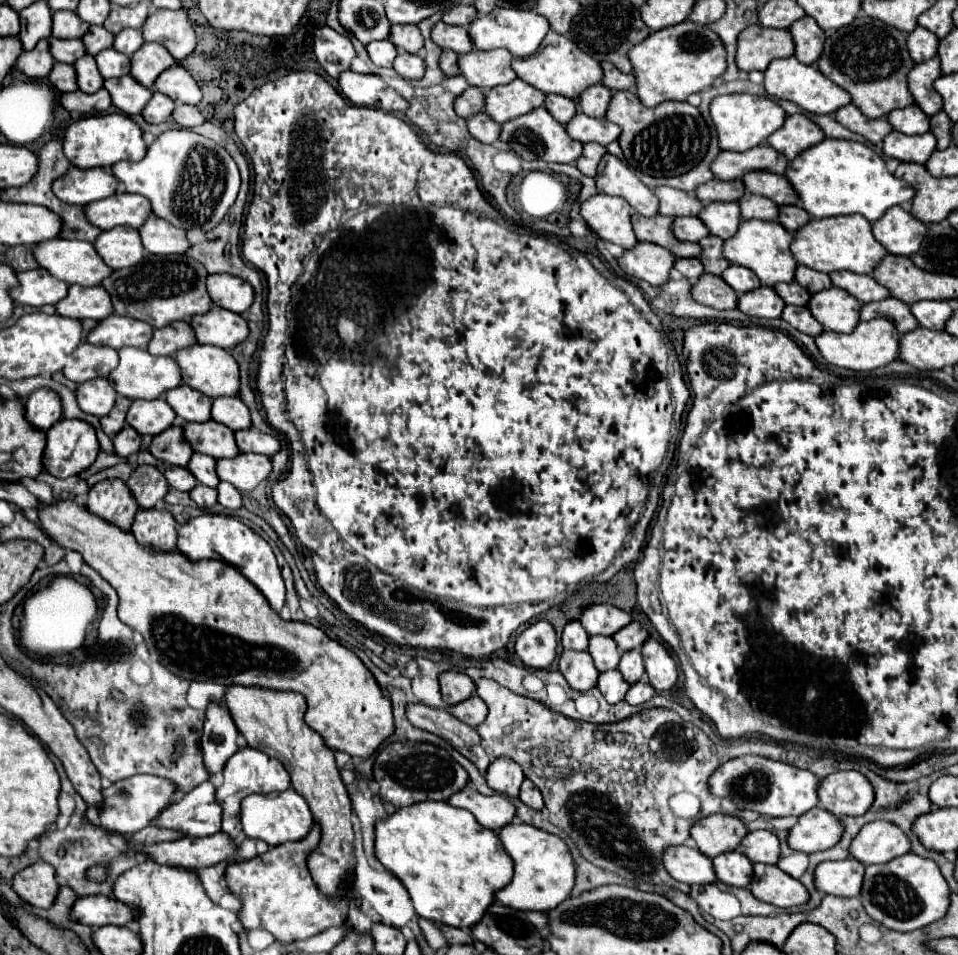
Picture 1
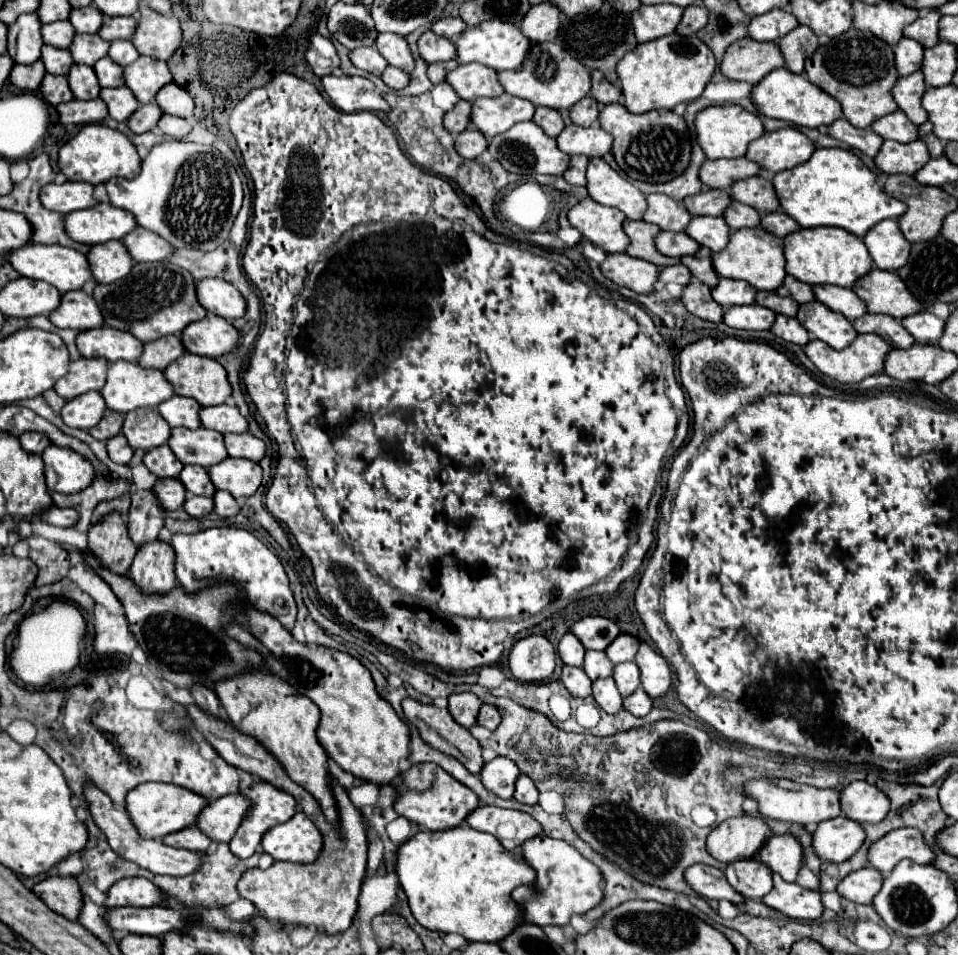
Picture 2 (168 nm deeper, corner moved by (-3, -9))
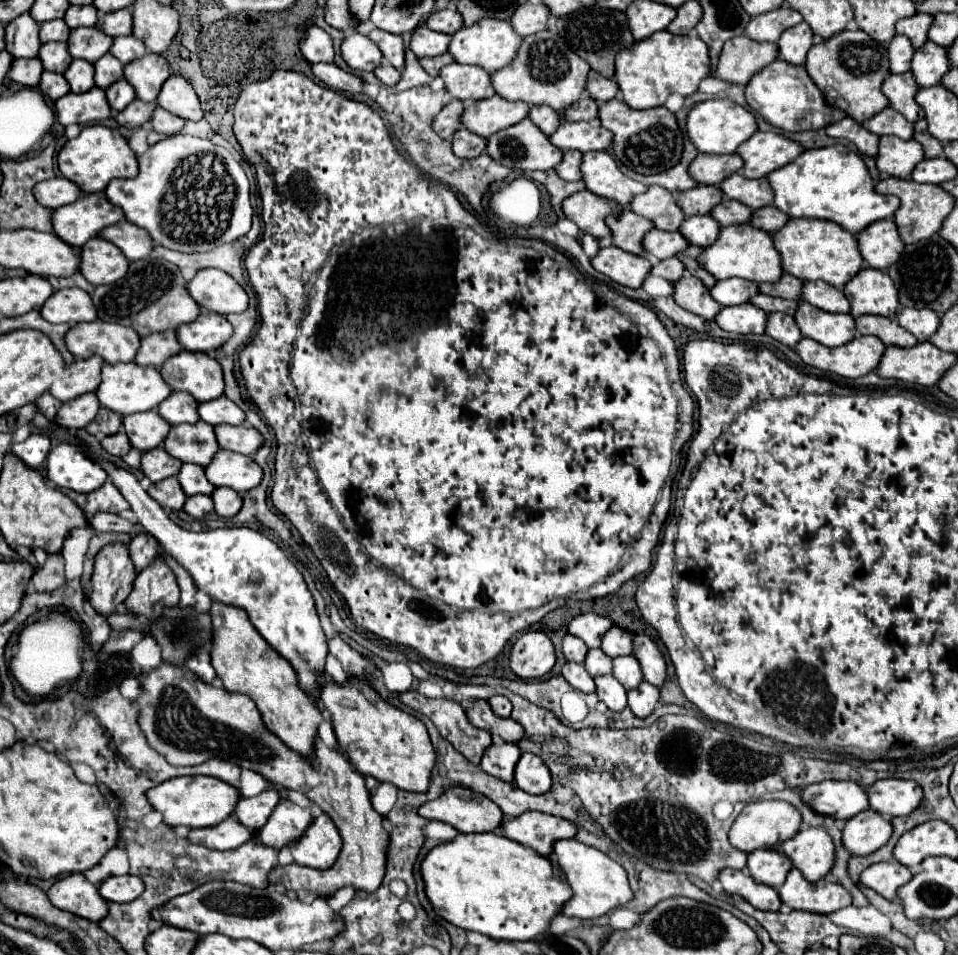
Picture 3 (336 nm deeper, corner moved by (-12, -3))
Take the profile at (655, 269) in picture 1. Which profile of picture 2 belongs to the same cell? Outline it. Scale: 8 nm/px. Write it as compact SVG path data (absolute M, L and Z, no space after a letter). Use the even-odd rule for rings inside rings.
M608 253L600 265L600 271L620 287L636 293L652 293L652 285L658 279L660 269L648 261L626 257L624 253Z

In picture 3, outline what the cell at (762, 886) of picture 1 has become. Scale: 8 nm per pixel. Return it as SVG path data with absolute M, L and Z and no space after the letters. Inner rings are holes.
M797 869L789 871L783 887L779 889L779 897L791 909L825 915L851 905L851 895L839 883L829 883L823 879L809 883Z

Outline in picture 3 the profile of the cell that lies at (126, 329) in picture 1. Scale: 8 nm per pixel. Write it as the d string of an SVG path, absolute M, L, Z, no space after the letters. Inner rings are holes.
M93 321L73 325L65 337L65 343L67 349L79 359L99 355L105 363L129 363L139 351L141 337L131 327Z

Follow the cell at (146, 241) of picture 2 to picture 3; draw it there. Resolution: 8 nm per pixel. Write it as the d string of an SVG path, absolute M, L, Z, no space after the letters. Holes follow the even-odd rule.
M127 221L107 227L101 233L101 237L111 241L113 245L117 245L129 261L145 259L155 249L155 241L151 239L151 235L145 229L141 229L133 223L127 223Z

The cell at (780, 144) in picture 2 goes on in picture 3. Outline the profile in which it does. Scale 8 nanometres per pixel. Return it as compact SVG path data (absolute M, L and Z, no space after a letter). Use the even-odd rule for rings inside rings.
M757 131L737 149L745 161L741 173L749 179L767 177L771 171L797 159L803 151L805 147L801 143L787 139L777 131Z

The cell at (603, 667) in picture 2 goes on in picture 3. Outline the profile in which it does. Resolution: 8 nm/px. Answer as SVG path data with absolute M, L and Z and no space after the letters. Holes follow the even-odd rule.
M589 649L589 655L585 659L585 667L589 671L591 677L599 677L599 675L607 675L613 669L613 659L609 655L605 655L601 649Z

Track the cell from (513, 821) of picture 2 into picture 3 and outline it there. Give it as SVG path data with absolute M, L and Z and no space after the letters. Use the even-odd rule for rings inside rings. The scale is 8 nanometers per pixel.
M525 811L519 817L503 819L501 823L501 831L505 833L505 837L531 847L545 857L553 851L553 843L557 839L575 837L575 829L577 827L573 827L567 819L537 811Z

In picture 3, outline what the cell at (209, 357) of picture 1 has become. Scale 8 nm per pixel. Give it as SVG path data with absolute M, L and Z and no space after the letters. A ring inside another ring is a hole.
M181 351L163 363L161 375L173 391L187 391L199 403L217 399L225 393L223 369L217 359L207 353Z

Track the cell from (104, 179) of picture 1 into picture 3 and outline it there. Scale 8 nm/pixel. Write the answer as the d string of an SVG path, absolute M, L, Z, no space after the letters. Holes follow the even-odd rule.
M53 177L49 181L37 183L33 193L37 195L37 201L49 209L75 203L83 195L83 191L73 181L63 179L63 177Z

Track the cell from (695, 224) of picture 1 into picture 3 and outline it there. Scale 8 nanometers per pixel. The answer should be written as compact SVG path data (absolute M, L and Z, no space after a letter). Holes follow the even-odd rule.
M653 229L645 235L643 245L645 245L647 253L651 253L659 259L667 259L667 257L675 257L677 253L685 251L689 247L689 241L679 231Z

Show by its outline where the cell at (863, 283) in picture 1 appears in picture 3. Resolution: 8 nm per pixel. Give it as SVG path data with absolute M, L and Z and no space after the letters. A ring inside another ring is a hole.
M807 281L803 285L803 301L823 311L831 311L831 313L849 313L851 311L847 295L841 289L825 281Z

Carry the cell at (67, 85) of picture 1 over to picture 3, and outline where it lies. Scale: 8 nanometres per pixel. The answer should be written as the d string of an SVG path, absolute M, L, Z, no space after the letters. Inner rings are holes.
M49 71L43 73L39 89L41 89L41 93L49 95L53 101L61 99L63 95L67 95L71 91L71 87L69 87L69 83L67 83L63 73L49 73Z

